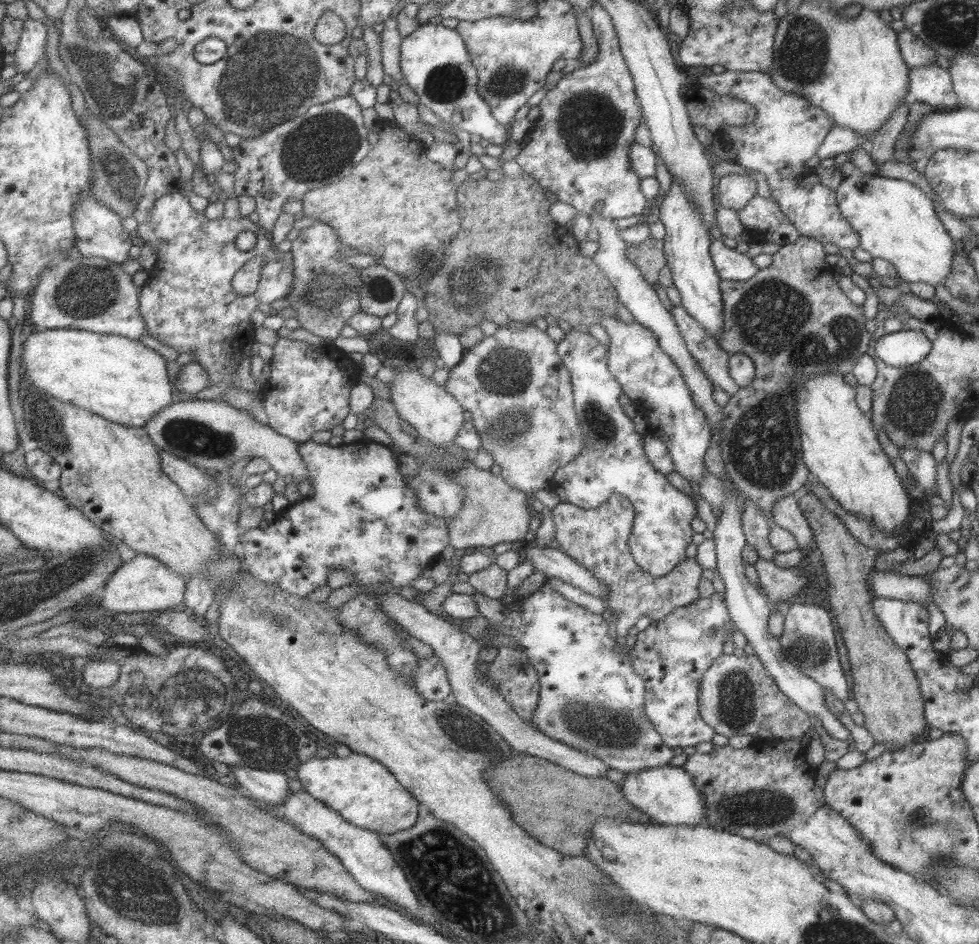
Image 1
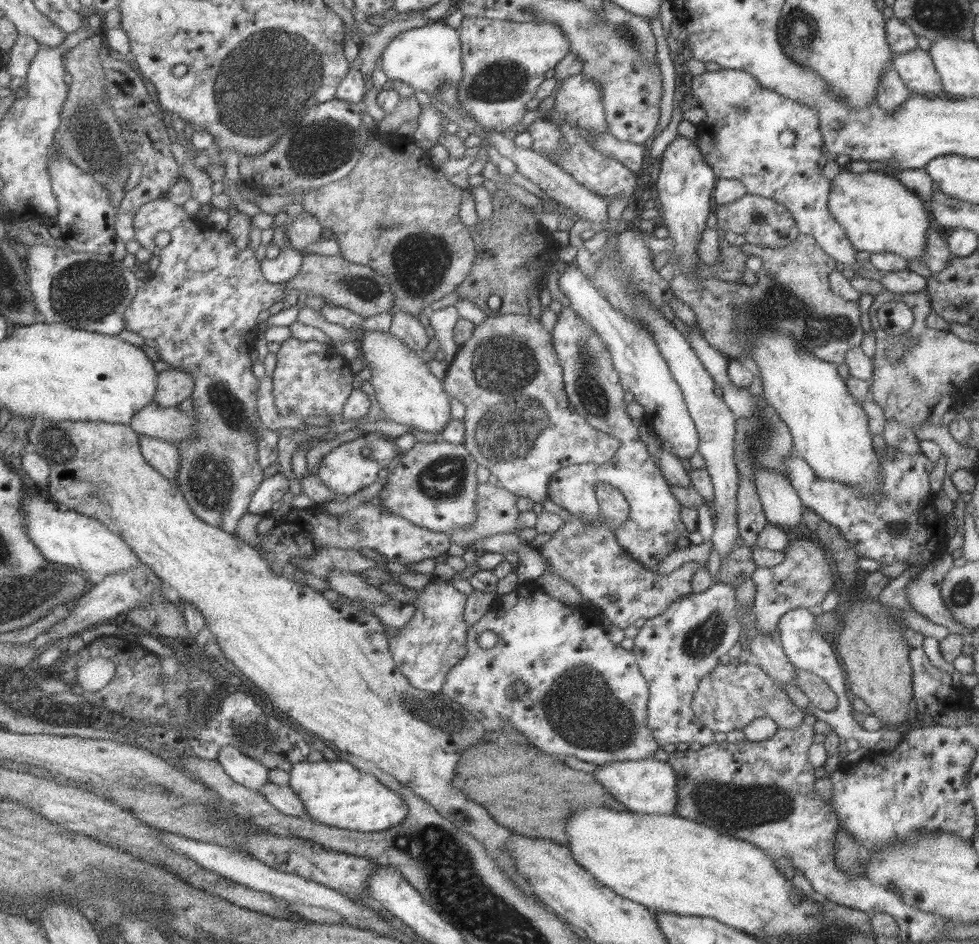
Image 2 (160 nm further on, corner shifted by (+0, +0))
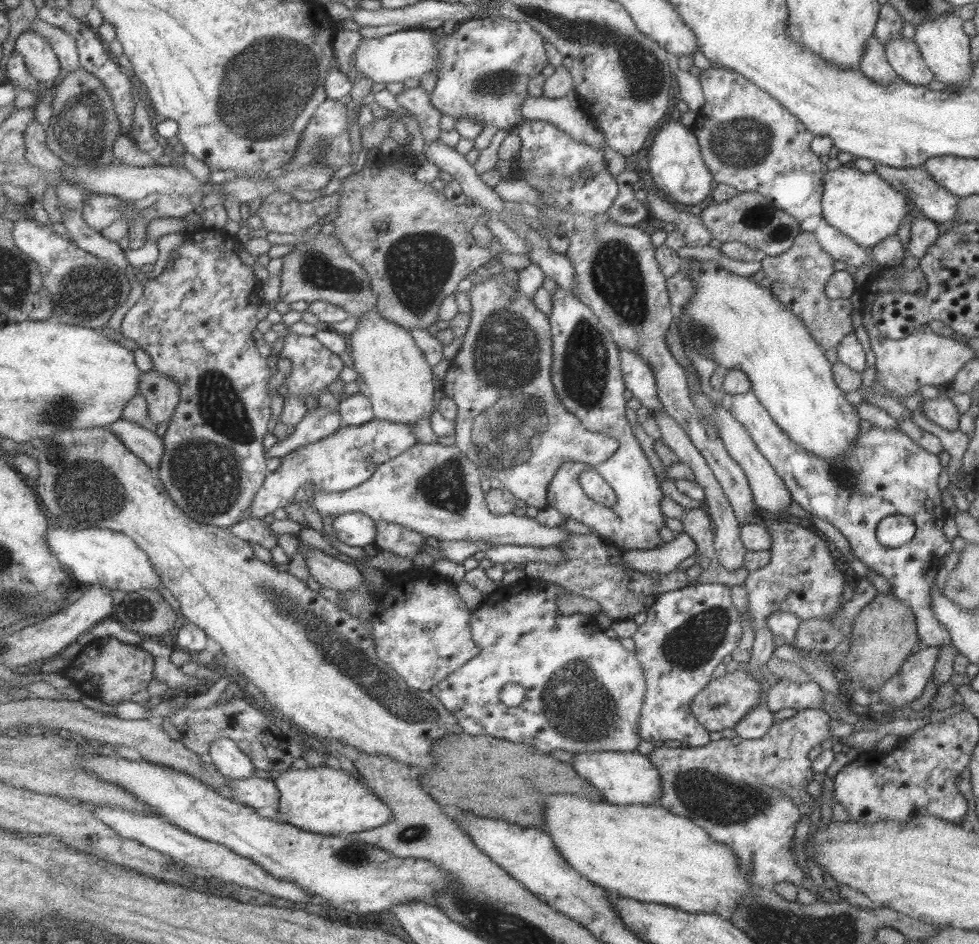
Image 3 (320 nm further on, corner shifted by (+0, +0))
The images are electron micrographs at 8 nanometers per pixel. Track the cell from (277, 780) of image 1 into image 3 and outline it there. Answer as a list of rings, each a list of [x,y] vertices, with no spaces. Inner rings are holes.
[[[229,738],[215,740],[211,744],[209,756],[211,762],[231,779],[251,778],[256,769],[252,758]]]

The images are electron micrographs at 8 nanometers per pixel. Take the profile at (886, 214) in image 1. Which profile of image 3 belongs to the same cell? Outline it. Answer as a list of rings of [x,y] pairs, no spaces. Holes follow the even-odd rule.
[[[841,165],[834,169],[826,169],[821,180],[823,219],[829,226],[865,249],[885,240],[891,234],[896,234],[902,220],[908,215],[913,216],[911,202],[903,194],[891,189],[889,184],[873,171],[864,173],[854,167],[847,168]]]

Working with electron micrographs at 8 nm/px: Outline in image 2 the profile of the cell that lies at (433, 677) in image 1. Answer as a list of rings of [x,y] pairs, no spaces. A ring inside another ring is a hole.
[[[430,581],[414,602],[416,611],[410,621],[404,627],[399,627],[393,636],[388,636],[395,663],[415,688],[433,694],[442,693],[451,669],[469,654],[467,601],[468,594],[455,585]]]

